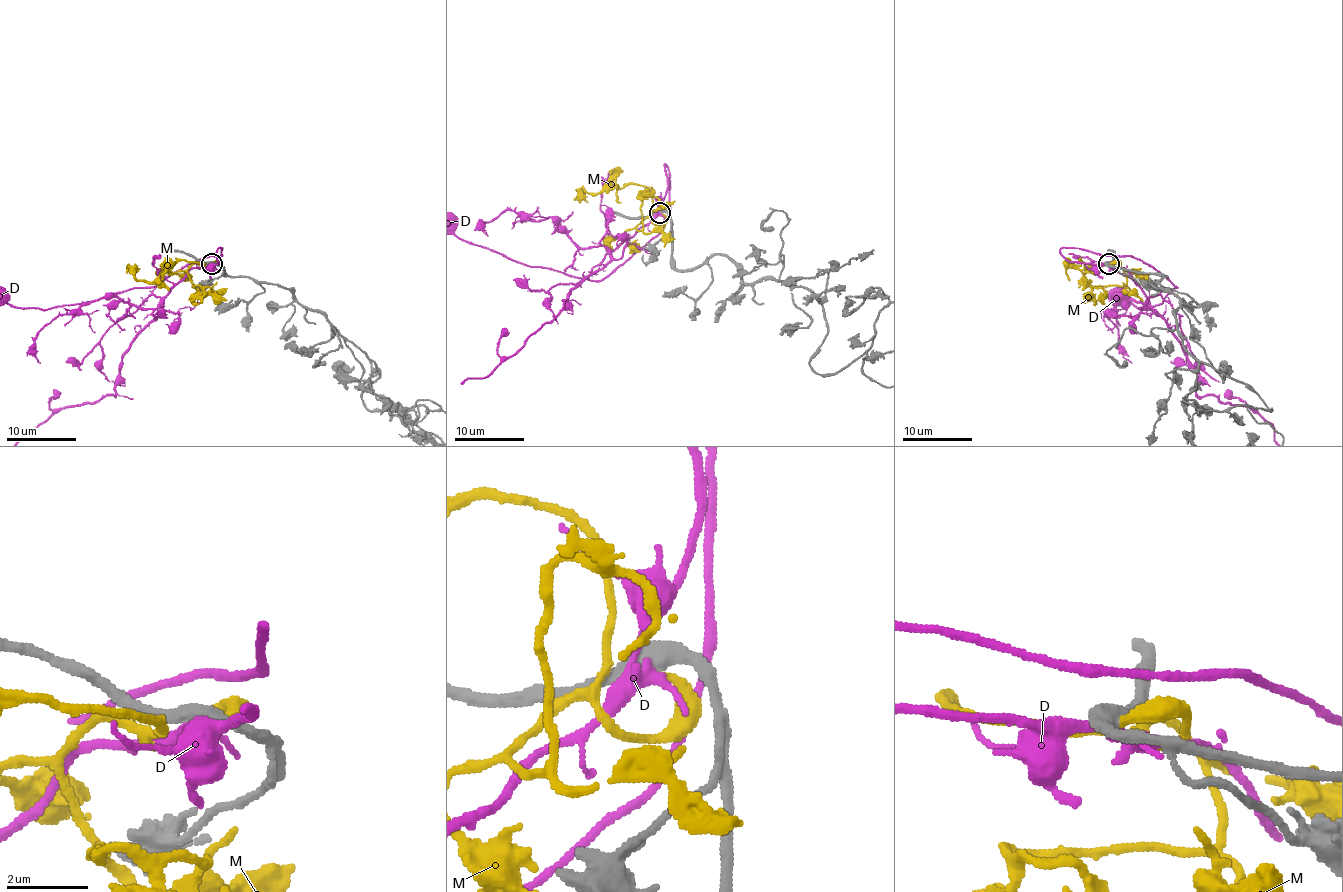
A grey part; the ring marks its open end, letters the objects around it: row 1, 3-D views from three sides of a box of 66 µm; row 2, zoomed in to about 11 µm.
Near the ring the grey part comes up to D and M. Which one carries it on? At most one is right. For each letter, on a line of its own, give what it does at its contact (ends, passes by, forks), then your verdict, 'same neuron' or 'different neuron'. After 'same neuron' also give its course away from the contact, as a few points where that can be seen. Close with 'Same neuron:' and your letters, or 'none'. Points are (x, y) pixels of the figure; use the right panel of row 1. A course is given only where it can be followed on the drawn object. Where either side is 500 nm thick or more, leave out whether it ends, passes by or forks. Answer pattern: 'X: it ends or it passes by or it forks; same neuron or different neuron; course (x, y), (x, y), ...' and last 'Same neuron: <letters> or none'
D: it forks; different neuron
M: it ends; same neuron; course (1109, 264), (1118, 261), (1120, 266), (1080, 261), (1083, 264), (1081, 271), (1090, 282), (1083, 276), (1099, 268)
Same neuron: M

